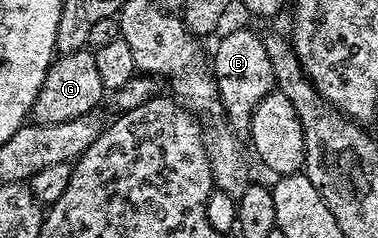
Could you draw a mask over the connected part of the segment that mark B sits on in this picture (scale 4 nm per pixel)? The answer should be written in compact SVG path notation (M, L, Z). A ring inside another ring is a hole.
M253 31L227 32L218 41L213 55L211 51L211 70L229 126L237 133L248 132L258 101L267 97L275 87L271 57L267 57L264 38Z

